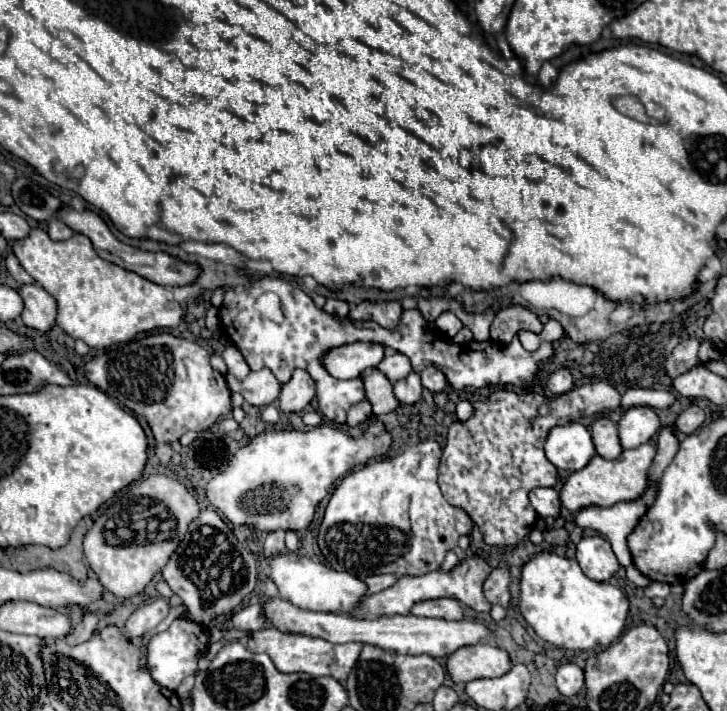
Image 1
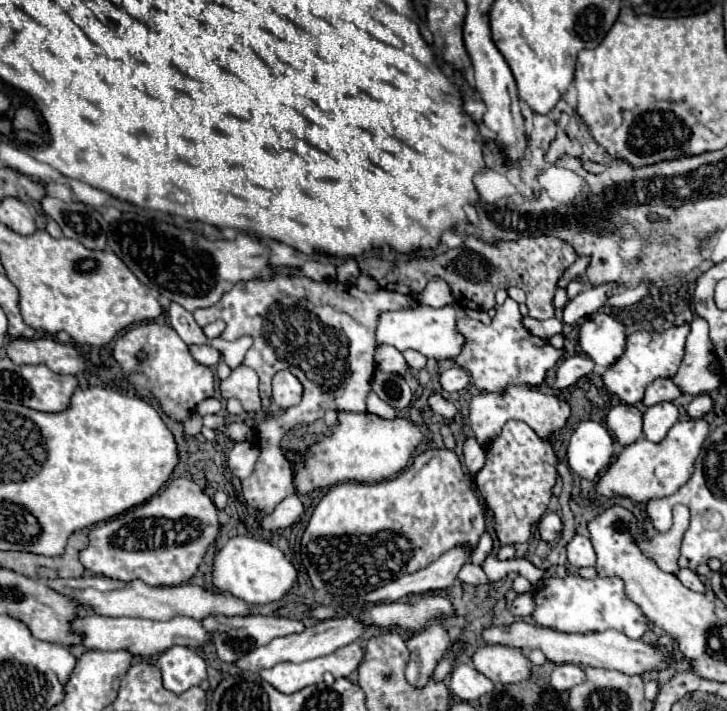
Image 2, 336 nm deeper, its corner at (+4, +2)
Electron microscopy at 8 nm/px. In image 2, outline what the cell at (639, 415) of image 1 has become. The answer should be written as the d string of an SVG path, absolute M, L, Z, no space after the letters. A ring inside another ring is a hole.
M660 402L644 412L644 436L650 442L660 442L666 432L678 422L678 408L672 402Z

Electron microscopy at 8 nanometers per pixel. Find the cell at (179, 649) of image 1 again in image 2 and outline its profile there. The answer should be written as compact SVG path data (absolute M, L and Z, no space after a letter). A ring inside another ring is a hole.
M172 646L158 658L164 688L172 692L184 692L190 686L198 686L206 678L204 658L188 646Z

